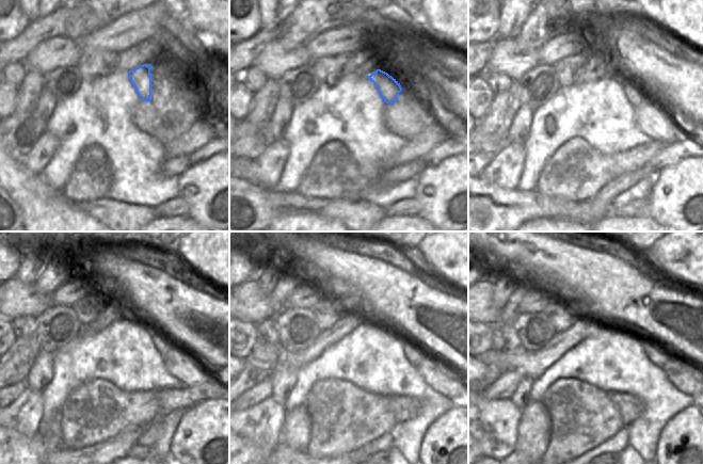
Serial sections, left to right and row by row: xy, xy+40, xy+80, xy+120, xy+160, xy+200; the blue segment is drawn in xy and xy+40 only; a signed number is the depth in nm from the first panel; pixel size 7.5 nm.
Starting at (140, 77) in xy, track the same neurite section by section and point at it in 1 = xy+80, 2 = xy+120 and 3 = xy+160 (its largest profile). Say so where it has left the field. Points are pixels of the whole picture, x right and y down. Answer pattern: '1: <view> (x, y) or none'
1: xy+80 (635, 97)
2: xy+120 (160, 342)
3: xy+160 (414, 354)

